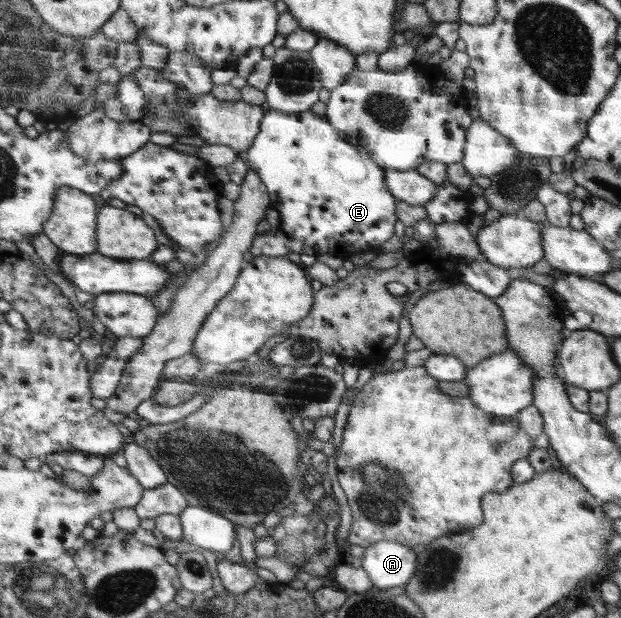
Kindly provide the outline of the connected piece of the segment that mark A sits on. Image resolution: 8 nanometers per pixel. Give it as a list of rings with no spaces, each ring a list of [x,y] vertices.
[[[385,540],[365,548],[362,568],[379,589],[397,587],[413,577],[417,555],[412,546]]]

